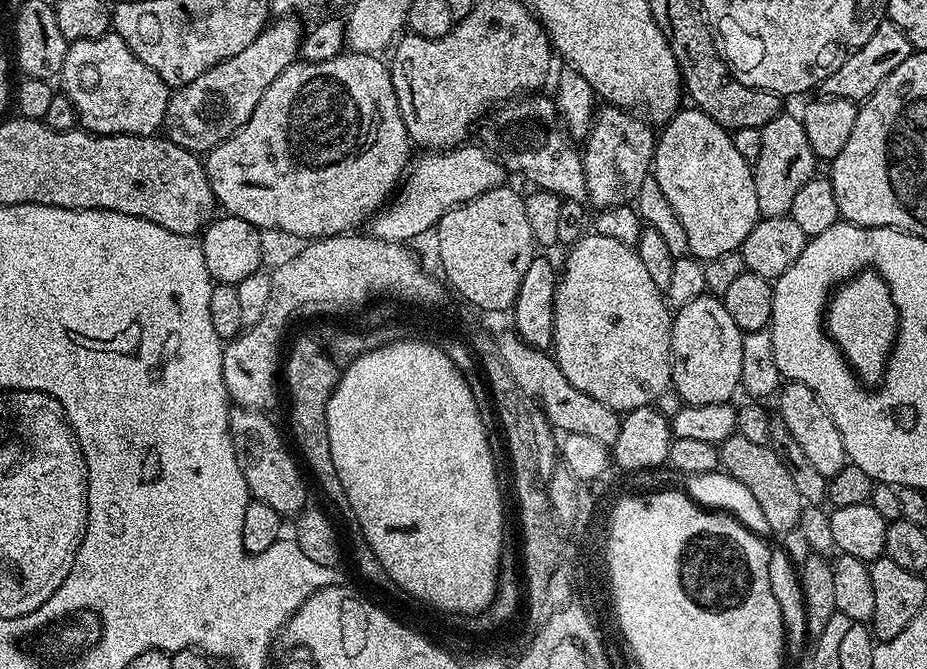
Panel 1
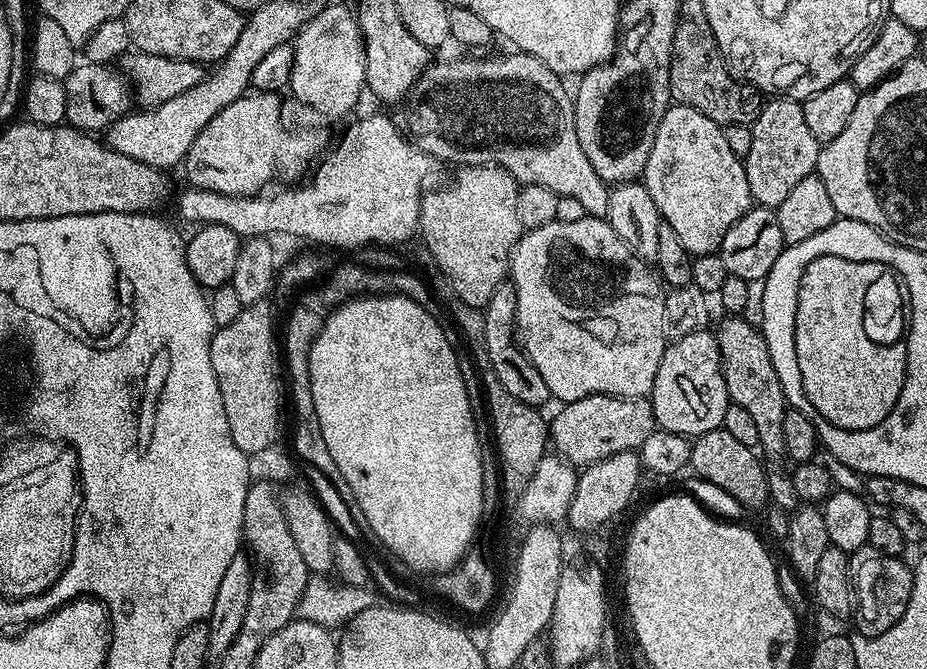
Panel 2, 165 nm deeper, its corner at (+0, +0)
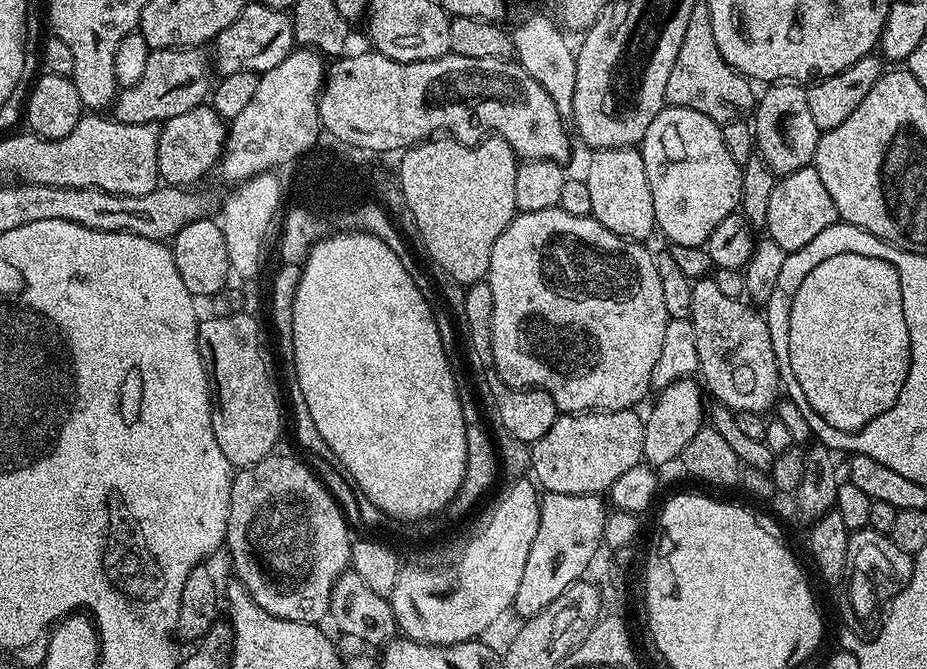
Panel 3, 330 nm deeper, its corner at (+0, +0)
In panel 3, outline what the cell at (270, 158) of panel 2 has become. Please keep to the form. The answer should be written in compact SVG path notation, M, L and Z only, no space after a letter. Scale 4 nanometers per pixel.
M201 106L194 110L186 110L186 114L178 114L164 121L158 138L158 166L161 181L168 186L192 186L208 171L215 169L220 163L220 155L224 152L224 141L228 138L228 128L211 106Z

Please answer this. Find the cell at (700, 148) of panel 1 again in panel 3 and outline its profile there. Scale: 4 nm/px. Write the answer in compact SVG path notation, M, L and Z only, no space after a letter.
M666 106L639 145L654 194L656 227L669 245L705 247L718 222L741 207L742 165L730 158L720 129L698 110Z

